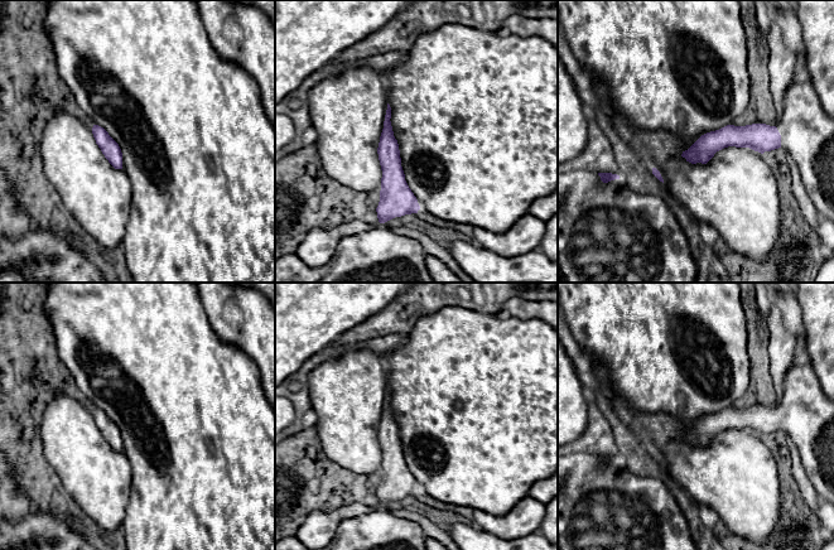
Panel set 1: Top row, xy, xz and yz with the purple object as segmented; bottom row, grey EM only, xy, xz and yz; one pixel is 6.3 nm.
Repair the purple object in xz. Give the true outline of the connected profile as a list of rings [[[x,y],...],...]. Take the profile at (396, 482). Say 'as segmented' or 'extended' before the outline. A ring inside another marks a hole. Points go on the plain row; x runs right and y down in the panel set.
extended; [[[387,386],[377,430],[382,453],[380,484],[376,491],[380,506],[370,513],[339,521],[332,542],[319,550],[426,550],[423,529],[384,507],[395,500],[418,496],[420,492],[405,463],[390,401],[391,390]]]

